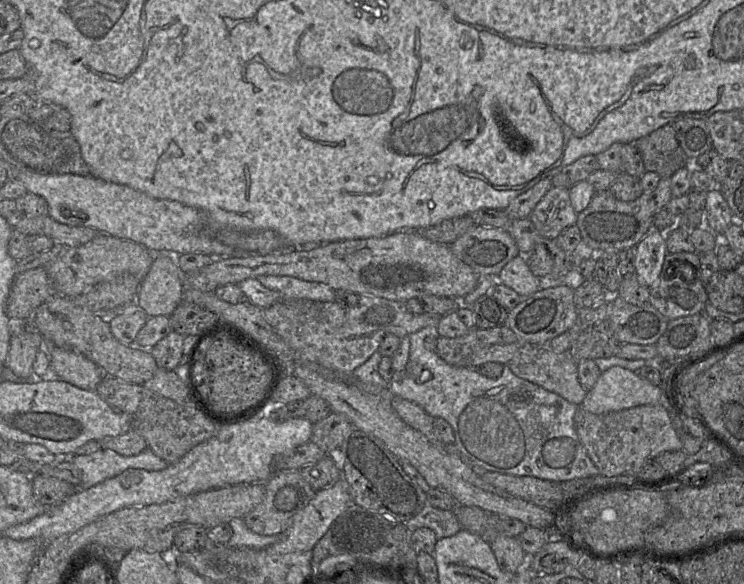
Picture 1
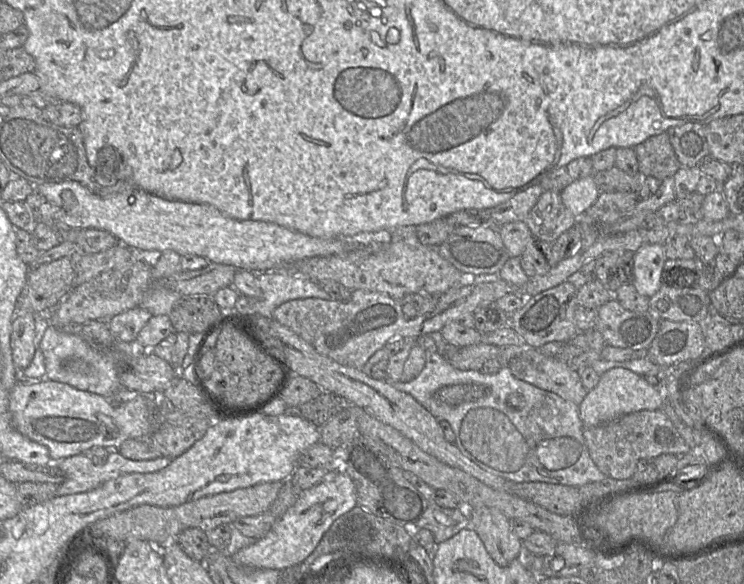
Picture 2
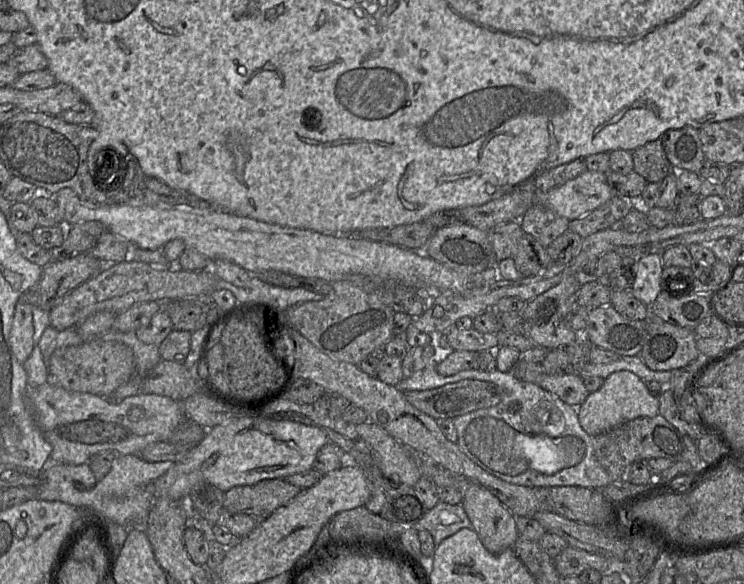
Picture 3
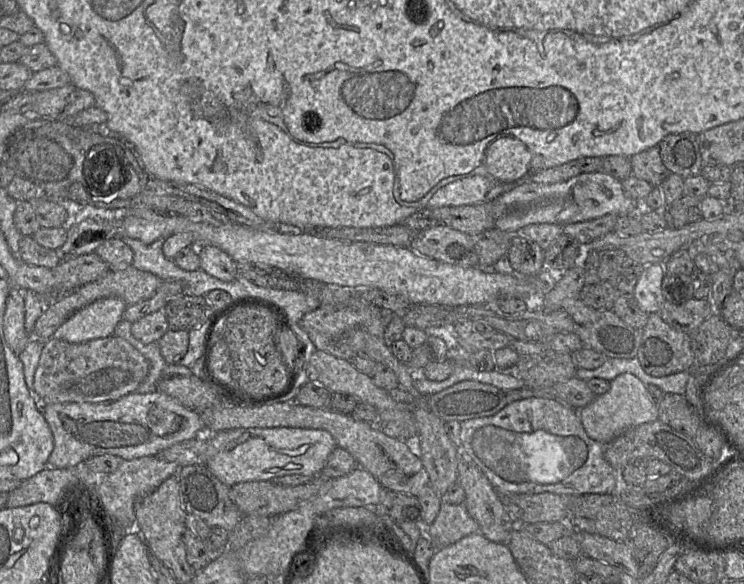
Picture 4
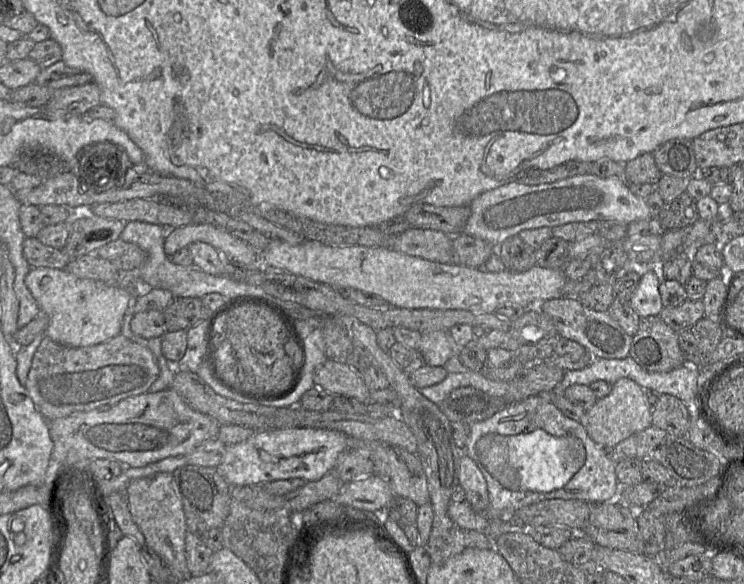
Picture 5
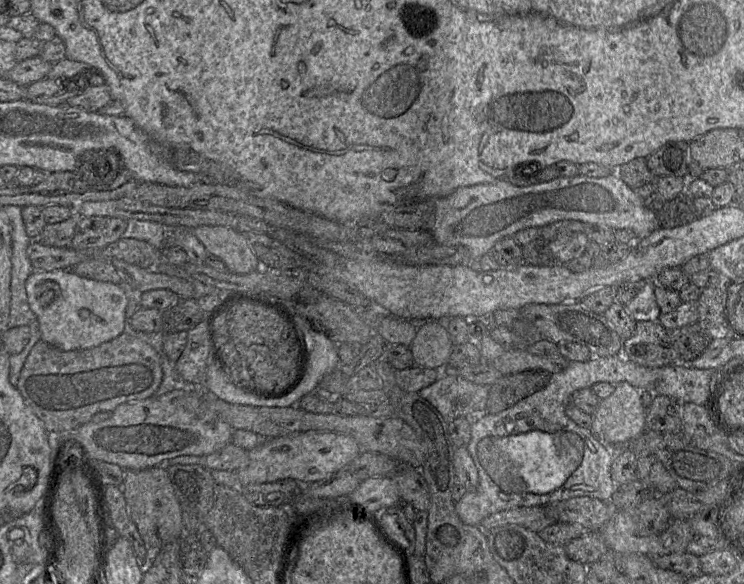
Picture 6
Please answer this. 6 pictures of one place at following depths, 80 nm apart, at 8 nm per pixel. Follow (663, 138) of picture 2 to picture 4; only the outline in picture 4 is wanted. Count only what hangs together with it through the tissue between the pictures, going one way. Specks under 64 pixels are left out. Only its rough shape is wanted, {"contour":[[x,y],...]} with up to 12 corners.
{"contour":[[658,145],[631,156],[632,175],[653,187],[671,173]]}

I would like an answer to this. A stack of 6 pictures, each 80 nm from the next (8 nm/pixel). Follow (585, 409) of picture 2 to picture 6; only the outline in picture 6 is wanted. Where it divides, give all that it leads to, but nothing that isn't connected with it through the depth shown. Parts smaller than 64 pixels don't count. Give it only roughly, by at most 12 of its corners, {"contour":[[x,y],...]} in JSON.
{"contour":[[622,381],[592,416],[605,445],[646,430],[641,391]]}

